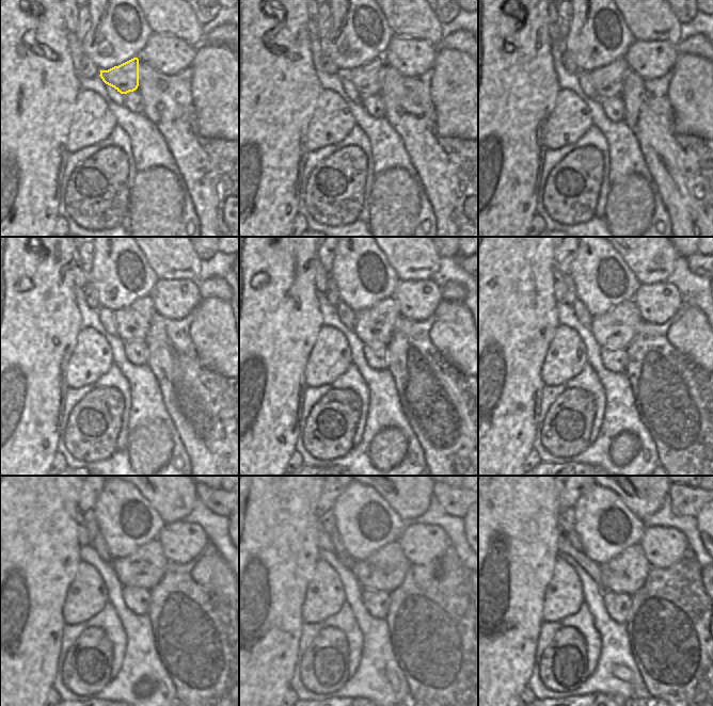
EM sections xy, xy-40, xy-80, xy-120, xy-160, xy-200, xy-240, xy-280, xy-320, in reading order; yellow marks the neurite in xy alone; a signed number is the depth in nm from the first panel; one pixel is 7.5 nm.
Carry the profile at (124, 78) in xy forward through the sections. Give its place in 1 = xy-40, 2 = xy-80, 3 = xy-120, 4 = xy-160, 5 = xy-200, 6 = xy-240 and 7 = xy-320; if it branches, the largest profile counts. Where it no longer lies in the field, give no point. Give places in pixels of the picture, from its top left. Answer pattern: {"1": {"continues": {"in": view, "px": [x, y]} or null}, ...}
{"1": {"continues": {"in": "xy-40", "px": [367, 79]}}, "2": {"continues": {"in": "xy-80", "px": [608, 80]}}, "3": {"continues": {"in": "xy-120", "px": [132, 322]}}, "4": {"continues": {"in": "xy-160", "px": [375, 324]}}, "5": {"continues": {"in": "xy-200", "px": [615, 330]}}, "6": {"continues": {"in": "xy-240", "px": [144, 568]}}, "7": {"continues": {"in": "xy-320", "px": [627, 573]}}}

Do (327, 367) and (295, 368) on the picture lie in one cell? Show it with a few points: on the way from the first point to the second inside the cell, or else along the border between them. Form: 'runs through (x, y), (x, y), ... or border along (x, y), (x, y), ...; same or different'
border along (314, 345), (305, 366), (306, 385); different

